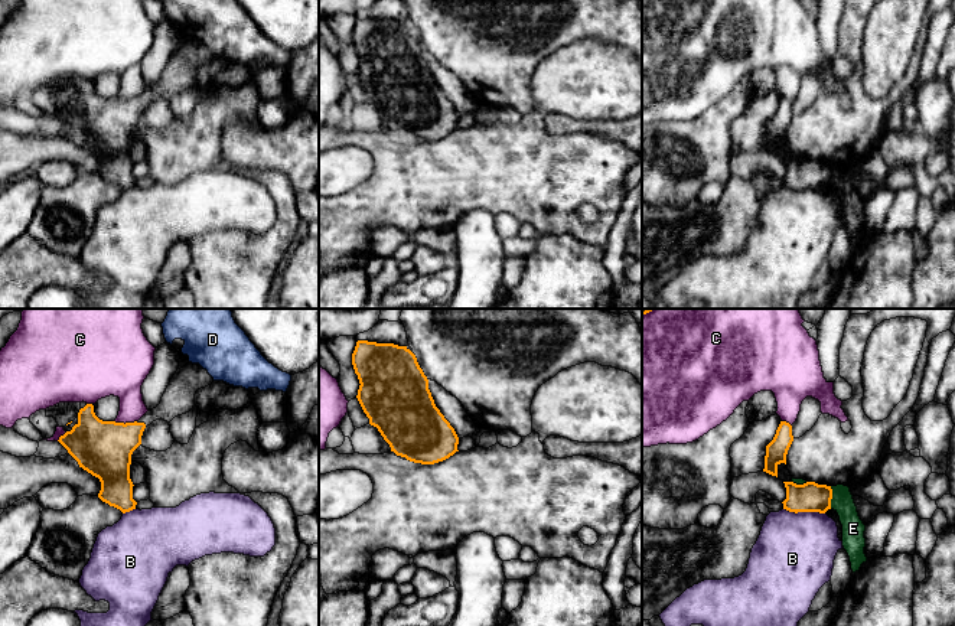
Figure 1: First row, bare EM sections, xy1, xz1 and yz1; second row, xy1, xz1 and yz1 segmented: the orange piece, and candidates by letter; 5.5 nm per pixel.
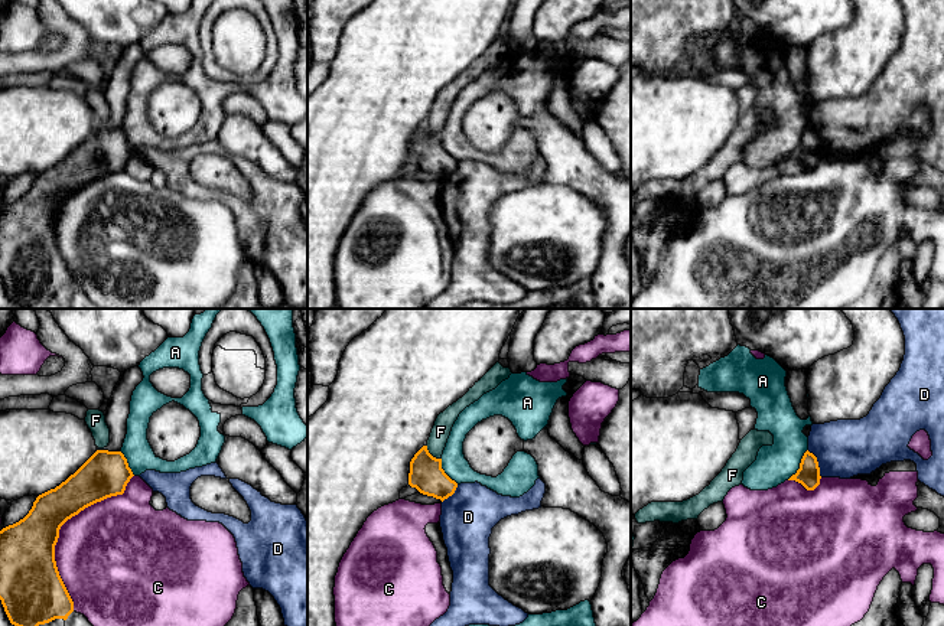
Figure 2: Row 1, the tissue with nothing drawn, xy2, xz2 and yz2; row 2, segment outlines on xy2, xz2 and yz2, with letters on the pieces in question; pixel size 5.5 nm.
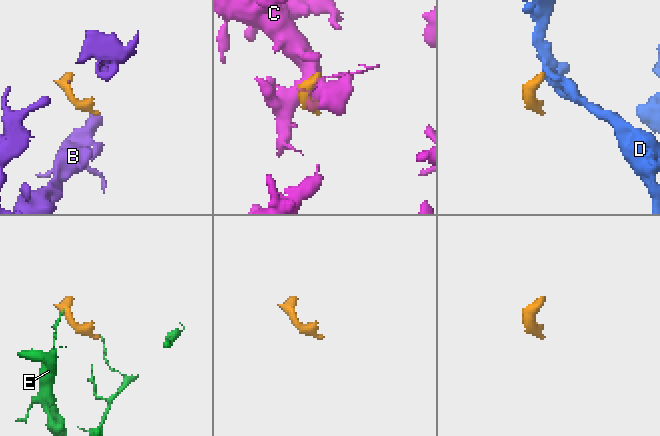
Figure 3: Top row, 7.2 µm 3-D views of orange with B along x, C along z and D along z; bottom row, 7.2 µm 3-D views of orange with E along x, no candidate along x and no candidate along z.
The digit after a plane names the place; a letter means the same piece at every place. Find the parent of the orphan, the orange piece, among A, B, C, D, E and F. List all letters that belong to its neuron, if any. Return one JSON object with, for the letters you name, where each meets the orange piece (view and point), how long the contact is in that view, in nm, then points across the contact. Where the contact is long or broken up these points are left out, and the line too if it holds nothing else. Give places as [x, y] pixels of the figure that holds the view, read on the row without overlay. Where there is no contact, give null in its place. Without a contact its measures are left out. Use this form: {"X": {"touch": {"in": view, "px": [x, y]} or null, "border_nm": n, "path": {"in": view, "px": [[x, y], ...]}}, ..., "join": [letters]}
{"join": []}

